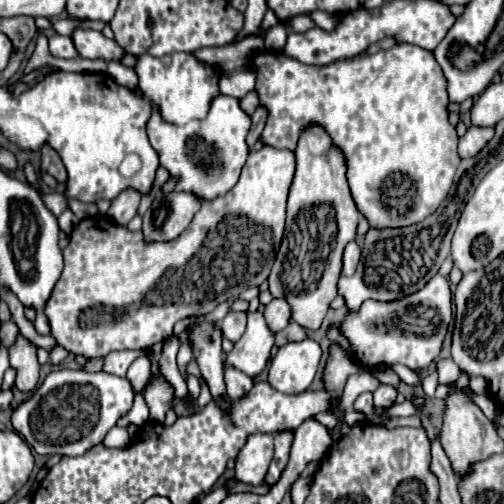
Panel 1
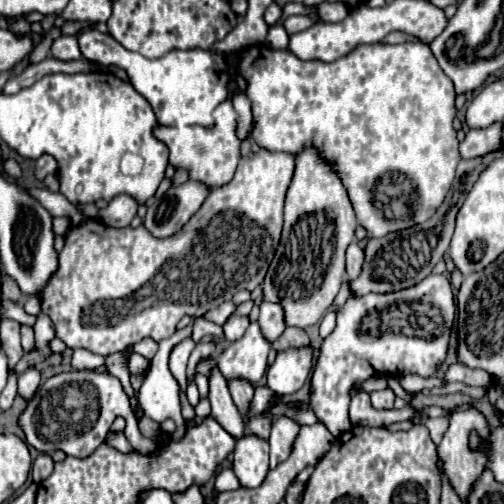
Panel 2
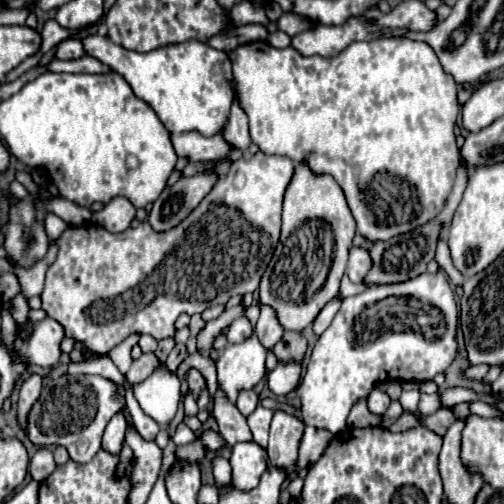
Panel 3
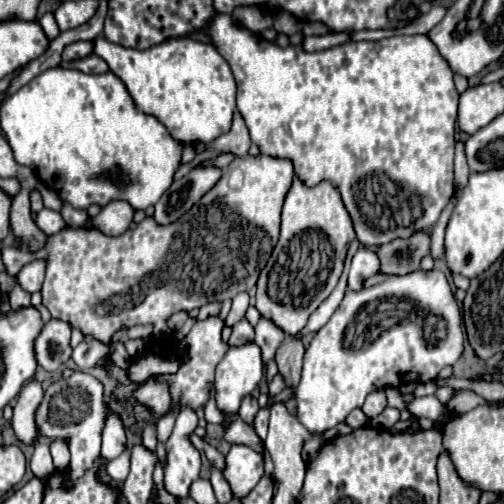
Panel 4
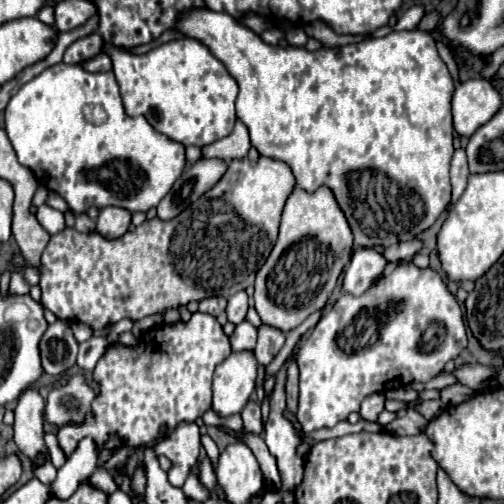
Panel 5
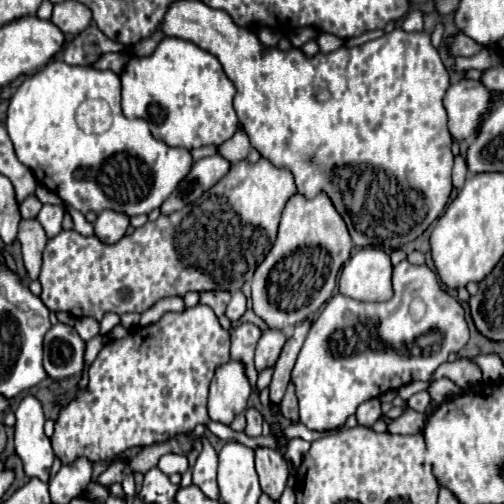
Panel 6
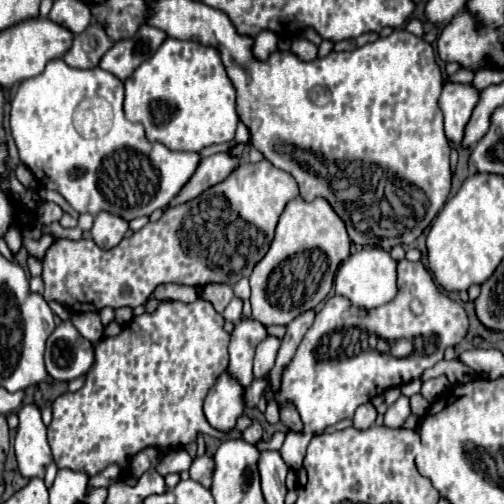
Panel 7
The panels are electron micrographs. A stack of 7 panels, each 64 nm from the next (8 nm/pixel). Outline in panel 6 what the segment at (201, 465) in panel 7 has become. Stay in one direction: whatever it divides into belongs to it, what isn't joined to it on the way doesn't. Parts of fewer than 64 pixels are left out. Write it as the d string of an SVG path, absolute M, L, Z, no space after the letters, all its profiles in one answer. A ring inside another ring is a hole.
M202 436L202 452L196 460L196 464L192 466L192 482L208 496L218 500L218 486L216 486L216 468L218 468L218 458L214 448L210 446L210 442Z

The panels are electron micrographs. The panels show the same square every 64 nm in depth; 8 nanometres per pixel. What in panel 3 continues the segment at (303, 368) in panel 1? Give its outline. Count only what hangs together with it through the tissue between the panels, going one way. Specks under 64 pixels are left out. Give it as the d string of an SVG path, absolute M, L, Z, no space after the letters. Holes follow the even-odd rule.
M286 362L286 364L278 364L276 370L272 370L268 374L268 386L274 394L284 396L290 390L294 390L300 384L300 376L302 376L302 366L296 362Z

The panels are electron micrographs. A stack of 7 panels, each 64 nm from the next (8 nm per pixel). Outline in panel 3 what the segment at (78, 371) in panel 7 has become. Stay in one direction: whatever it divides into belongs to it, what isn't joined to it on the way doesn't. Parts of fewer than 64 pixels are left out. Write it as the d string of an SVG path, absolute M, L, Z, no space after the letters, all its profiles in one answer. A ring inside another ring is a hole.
M46 318L42 322L36 322L28 348L24 350L28 364L32 364L32 366L36 364L42 368L54 368L62 356L60 342L64 338L66 338L64 326L58 324L56 320Z

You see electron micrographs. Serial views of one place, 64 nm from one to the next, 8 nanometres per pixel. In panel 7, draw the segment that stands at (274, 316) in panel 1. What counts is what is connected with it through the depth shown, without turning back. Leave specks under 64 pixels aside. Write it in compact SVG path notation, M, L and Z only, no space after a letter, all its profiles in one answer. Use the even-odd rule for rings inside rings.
M268 336L264 342L258 344L256 356L254 356L254 378L256 380L264 378L274 368L278 348L280 348L280 340L274 336Z

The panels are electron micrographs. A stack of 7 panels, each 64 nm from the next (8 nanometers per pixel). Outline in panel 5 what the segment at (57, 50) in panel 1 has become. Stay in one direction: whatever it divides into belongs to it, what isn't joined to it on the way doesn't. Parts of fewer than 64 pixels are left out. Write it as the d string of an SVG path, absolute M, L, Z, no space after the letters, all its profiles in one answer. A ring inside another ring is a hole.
M92 32L88 36L78 38L72 42L66 52L64 52L64 62L66 64L82 64L94 56L98 56L104 50L104 40L98 32Z

